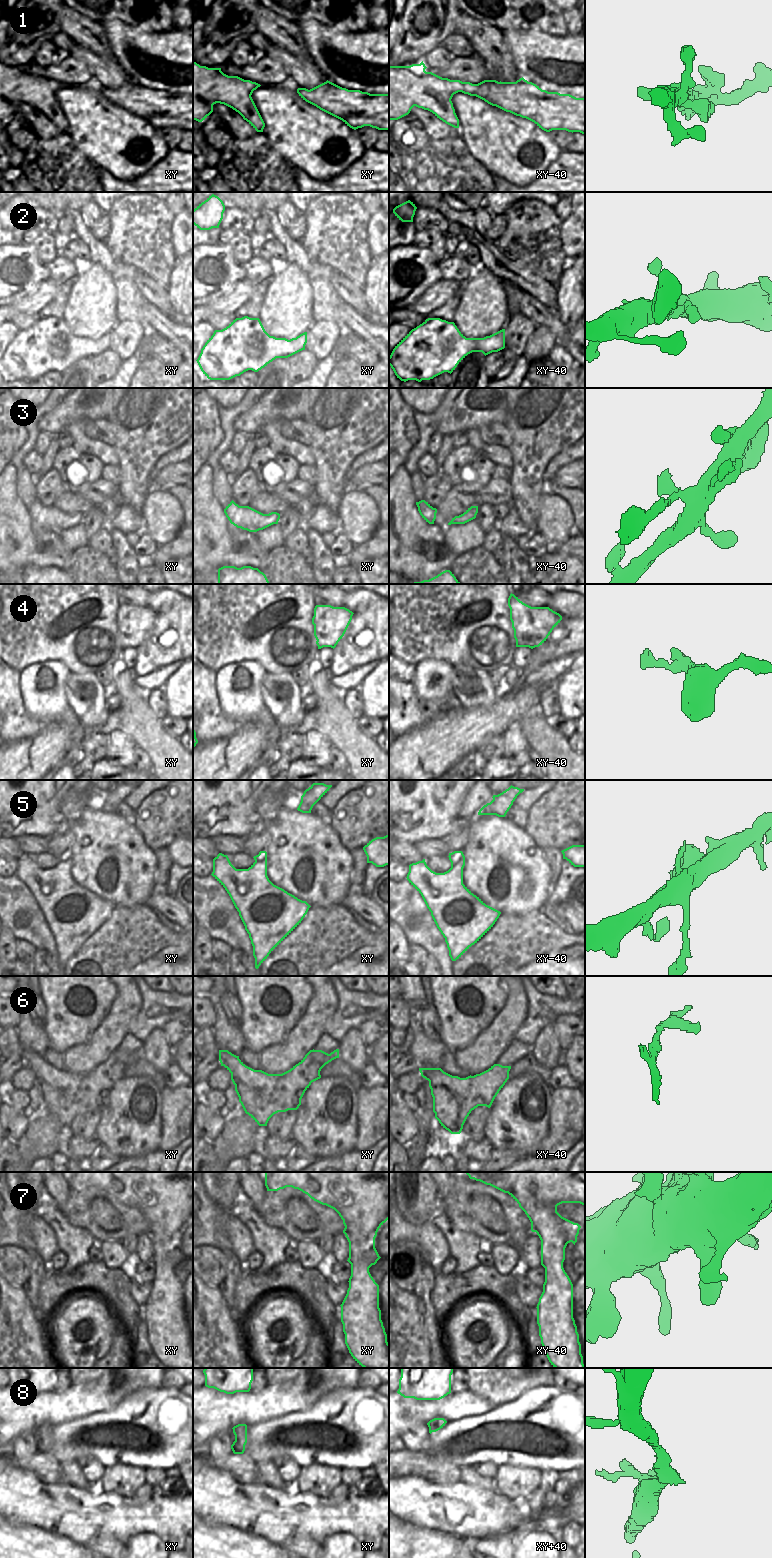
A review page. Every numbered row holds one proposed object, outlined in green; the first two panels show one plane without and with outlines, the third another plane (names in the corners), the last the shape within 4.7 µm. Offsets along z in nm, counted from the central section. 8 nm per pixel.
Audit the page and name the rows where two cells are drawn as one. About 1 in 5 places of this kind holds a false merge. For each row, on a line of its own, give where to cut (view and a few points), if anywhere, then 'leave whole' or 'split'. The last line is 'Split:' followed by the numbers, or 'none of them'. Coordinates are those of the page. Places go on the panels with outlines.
1: no cut | leave whole
2: no cut | leave whole
3: no cut | leave whole
4: xy (314, 624), (317, 626), (316, 639) | split
5: no cut | leave whole
6: no cut | leave whole
7: no cut | leave whole
8: no cut | leave whole
Split: 4

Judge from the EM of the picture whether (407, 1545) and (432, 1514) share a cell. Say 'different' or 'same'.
different

